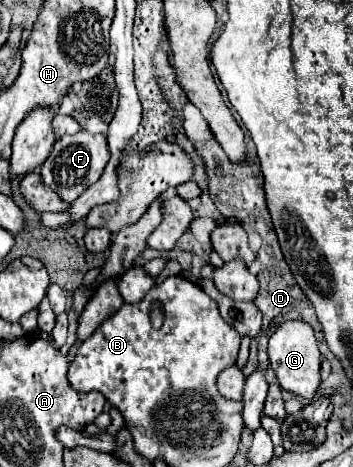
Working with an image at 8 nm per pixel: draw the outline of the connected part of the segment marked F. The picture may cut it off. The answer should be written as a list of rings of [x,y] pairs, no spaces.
[[[82,130],[74,136],[56,140],[54,150],[42,164],[40,174],[42,174],[44,184],[52,188],[56,194],[60,194],[64,202],[74,202],[74,198],[78,198],[82,190],[86,190],[86,186],[94,184],[102,176],[108,160],[110,160],[110,150],[108,150],[104,134],[90,134]]]

